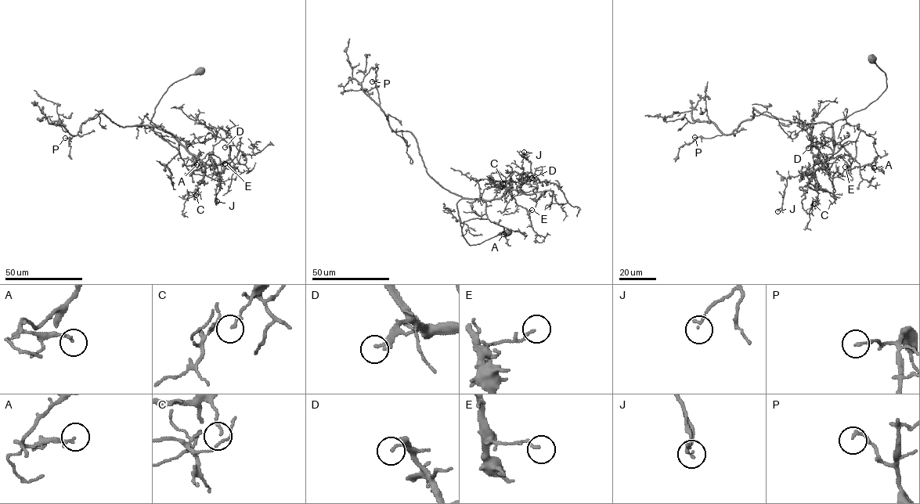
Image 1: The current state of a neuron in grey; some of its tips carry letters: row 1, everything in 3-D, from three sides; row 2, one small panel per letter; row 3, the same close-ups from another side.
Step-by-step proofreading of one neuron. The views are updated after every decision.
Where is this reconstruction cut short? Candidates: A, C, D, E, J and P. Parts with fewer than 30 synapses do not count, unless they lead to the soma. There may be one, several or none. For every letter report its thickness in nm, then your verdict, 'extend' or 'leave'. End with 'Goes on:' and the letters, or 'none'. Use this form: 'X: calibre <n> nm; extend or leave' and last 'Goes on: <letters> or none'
A: calibre 150 nm; leave
C: calibre 100 nm; leave
D: calibre 240 nm; extend
E: calibre 140 nm; leave
J: calibre 130 nm; leave
P: calibre 130 nm; leave
Goes on: D

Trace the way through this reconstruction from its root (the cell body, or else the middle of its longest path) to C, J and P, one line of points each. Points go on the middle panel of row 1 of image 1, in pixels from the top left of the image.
C: (506, 231), (470, 245), (456, 206), (463, 199), (497, 199), (510, 188), (510, 178), (503, 183)
J: (506, 231), (470, 245), (456, 203), (497, 199), (528, 181), (531, 162), (524, 152)
P: (506, 231), (476, 244), (467, 242), (456, 206), (462, 198), (427, 172), (410, 132), (391, 128), (372, 81)

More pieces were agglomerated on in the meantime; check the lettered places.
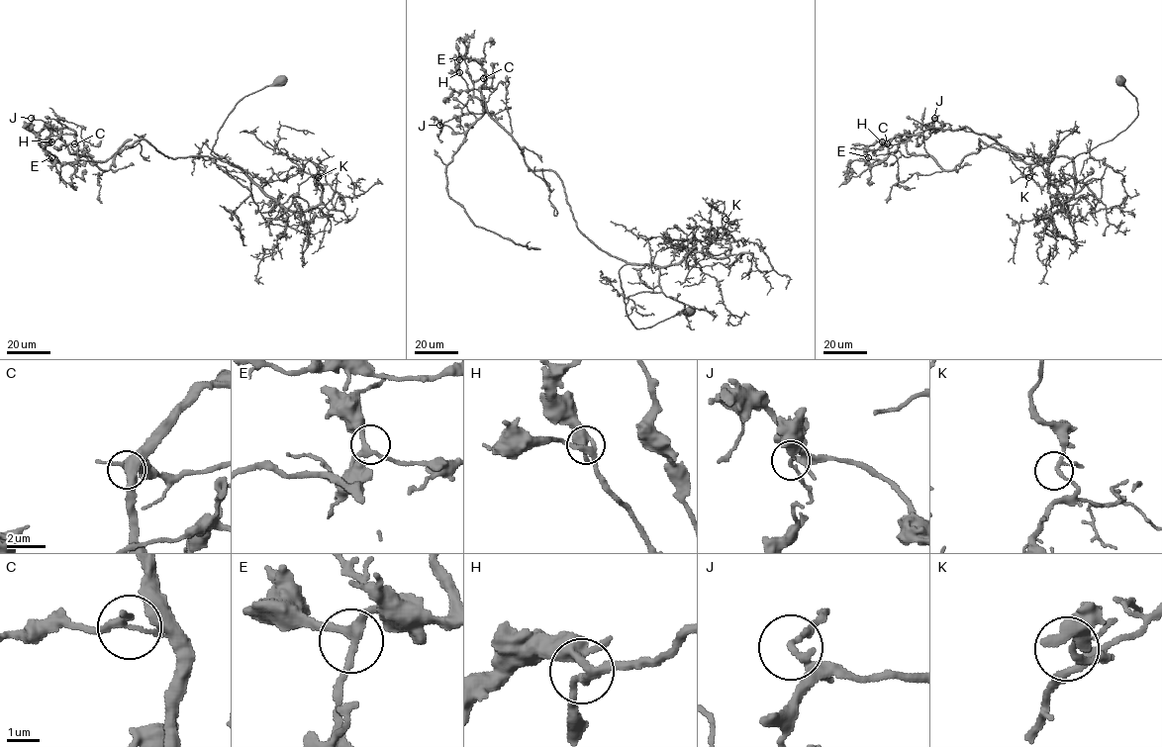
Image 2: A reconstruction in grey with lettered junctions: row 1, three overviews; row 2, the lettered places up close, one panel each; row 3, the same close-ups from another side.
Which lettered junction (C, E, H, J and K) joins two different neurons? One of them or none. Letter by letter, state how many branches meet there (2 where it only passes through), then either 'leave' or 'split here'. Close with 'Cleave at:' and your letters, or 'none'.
C: 3 branches meet; split here
E: 3 branches meet; leave
H: 3 branches meet; leave
J: 3 branches meet; leave
K: 3 branches meet; leave
Cleave at: C

